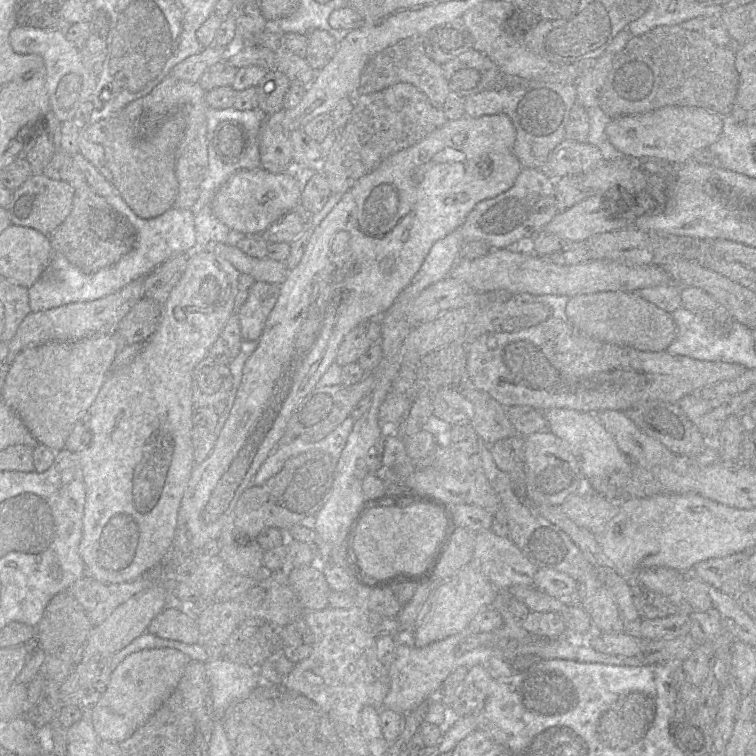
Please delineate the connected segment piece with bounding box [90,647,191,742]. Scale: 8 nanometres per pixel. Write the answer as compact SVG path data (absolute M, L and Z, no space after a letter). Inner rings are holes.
M170 647L144 649L125 657L113 670L104 693L90 708L98 738L113 742L129 738L173 693L189 661L187 655Z

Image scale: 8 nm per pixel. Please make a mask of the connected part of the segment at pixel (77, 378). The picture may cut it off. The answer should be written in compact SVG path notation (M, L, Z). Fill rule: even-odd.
M116 332L74 342L48 342L21 351L7 367L1 396L41 443L55 452L65 448L75 423L88 411L110 366L125 345Z

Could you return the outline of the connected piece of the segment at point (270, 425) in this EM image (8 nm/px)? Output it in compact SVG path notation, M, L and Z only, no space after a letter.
M503 113L483 115L476 118L465 114L458 120L448 120L443 126L431 132L415 145L390 155L372 172L359 178L354 185L343 194L341 200L330 211L327 217L317 227L311 230L309 242L299 264L289 272L287 279L280 285L278 300L268 316L261 337L257 340L258 347L244 365L240 387L235 396L229 417L220 434L216 437L215 445L208 457L200 464L195 465L184 491L178 510L176 530L178 528L189 529L191 545L195 550L200 550L208 542L220 537L224 527L231 521L240 497L248 488L249 483L255 478L265 459L268 458L272 450L278 446L294 408L304 397L314 390L320 378L330 365L335 362L338 348L344 337L360 323L370 319L379 319L412 281L433 244L454 230L461 228L467 216L479 202L494 198L509 190L514 185L517 176L523 169L513 151L515 139L515 127L510 117Z

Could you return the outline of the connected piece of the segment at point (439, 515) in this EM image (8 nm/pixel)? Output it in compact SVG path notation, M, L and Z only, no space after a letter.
M431 504L381 506L371 509L362 518L352 546L360 566L369 575L382 578L401 574L421 576L430 568L449 522L449 514Z

